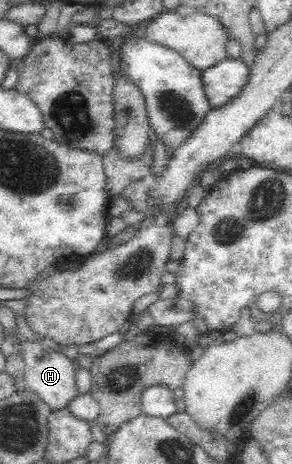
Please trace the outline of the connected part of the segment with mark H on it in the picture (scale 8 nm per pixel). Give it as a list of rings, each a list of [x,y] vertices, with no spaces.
[[[40,341],[20,342],[23,355],[25,355],[24,383],[28,389],[34,390],[44,400],[52,411],[62,411],[68,408],[72,399],[79,394],[76,385],[76,364],[74,359],[68,359],[65,355],[52,348],[43,346]]]

